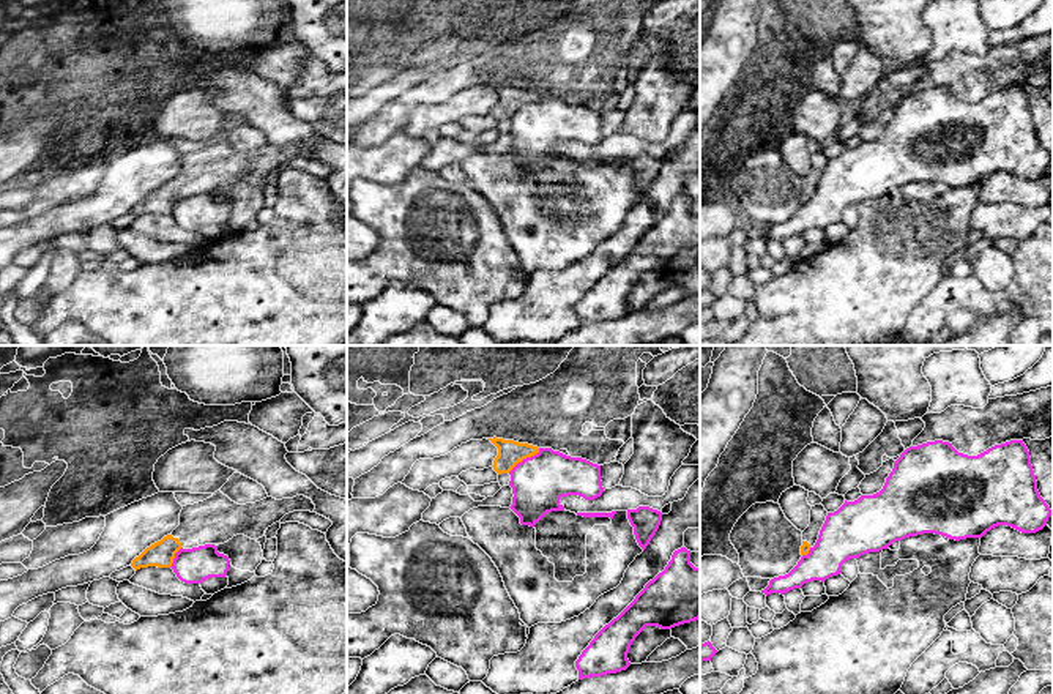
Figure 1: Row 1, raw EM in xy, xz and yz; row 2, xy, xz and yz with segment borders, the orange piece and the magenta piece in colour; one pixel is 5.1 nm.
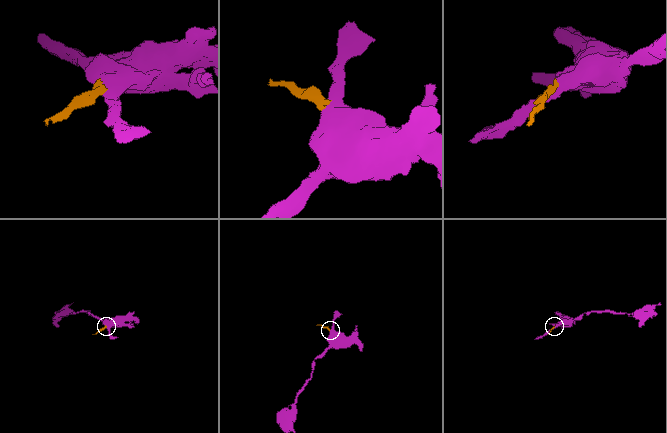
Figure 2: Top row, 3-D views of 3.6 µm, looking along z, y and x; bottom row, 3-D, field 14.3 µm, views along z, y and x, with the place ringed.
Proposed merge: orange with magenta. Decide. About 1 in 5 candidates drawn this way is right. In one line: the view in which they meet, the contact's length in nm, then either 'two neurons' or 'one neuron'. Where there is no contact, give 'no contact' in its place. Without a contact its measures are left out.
contact in xz; length 200 nm; two neurons

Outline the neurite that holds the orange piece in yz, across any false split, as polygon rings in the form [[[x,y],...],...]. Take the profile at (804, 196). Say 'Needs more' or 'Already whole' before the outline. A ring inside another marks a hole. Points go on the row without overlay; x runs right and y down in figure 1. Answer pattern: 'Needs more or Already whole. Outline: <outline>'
Needs more. Outline: [[[815,151],[810,156],[810,170],[809,174],[802,178],[802,192],[801,192],[801,202],[807,202],[809,197],[815,192],[820,177],[826,167],[828,158],[824,153]]]

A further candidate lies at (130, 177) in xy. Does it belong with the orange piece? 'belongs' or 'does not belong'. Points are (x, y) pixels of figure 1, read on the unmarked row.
does not belong

